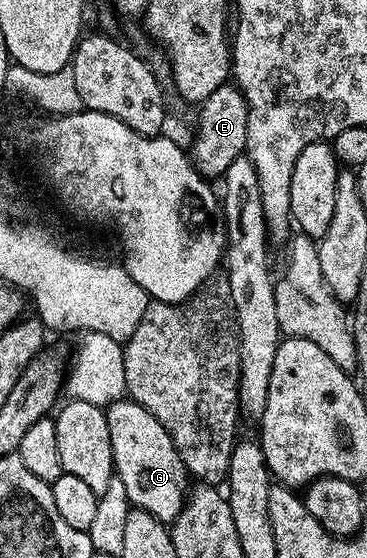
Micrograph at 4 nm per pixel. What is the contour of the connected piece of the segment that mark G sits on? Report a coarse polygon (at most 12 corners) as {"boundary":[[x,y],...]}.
{"boundary":[[132,399],[105,409],[130,506],[173,522],[187,474],[171,435]]}

